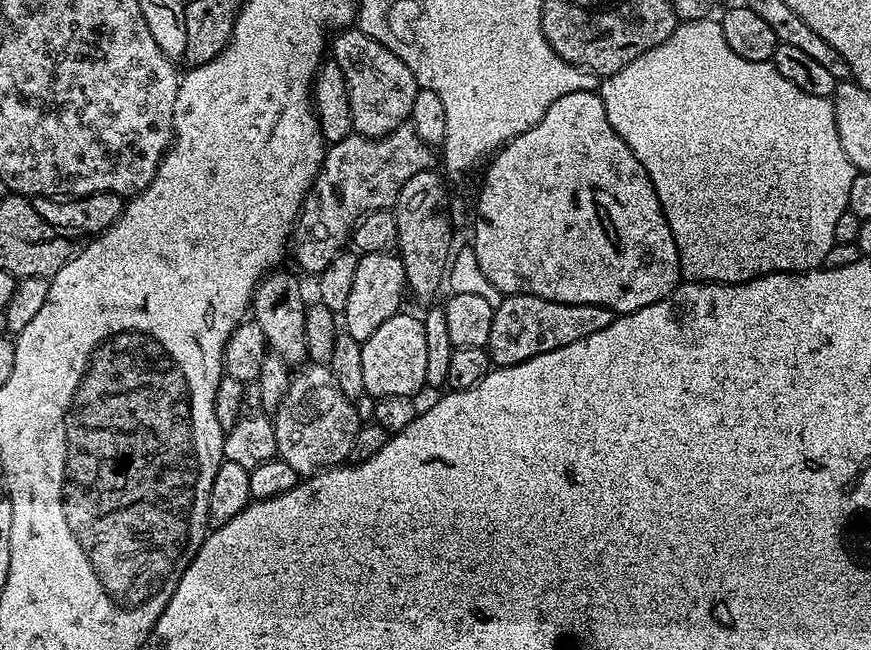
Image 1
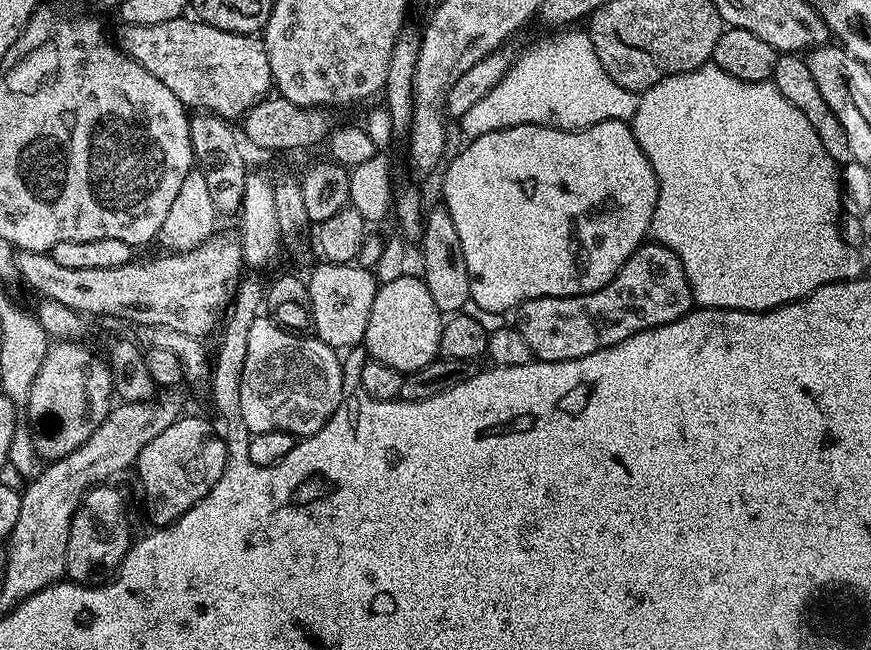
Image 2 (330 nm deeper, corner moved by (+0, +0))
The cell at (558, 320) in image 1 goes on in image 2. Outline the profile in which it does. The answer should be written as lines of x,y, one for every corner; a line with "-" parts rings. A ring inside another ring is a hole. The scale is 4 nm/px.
645,242
602,290
585,296
530,298
515,309
514,327
526,338
535,359
566,362
614,346
647,328
674,322
693,308
690,282
678,254
661,244

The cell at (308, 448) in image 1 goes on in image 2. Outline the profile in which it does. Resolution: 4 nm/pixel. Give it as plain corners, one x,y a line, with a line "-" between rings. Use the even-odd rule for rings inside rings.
267,315
257,316
250,327
247,339
246,360
241,374
241,410
251,433
266,430
286,430
297,438
313,436
332,419
334,410
344,400
344,364
339,360
337,349
326,346
312,334
297,334
273,324

